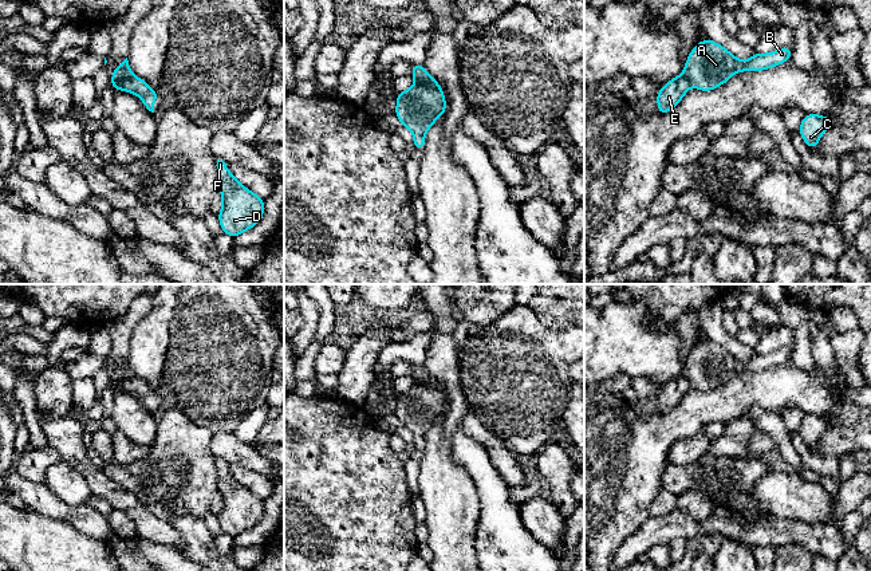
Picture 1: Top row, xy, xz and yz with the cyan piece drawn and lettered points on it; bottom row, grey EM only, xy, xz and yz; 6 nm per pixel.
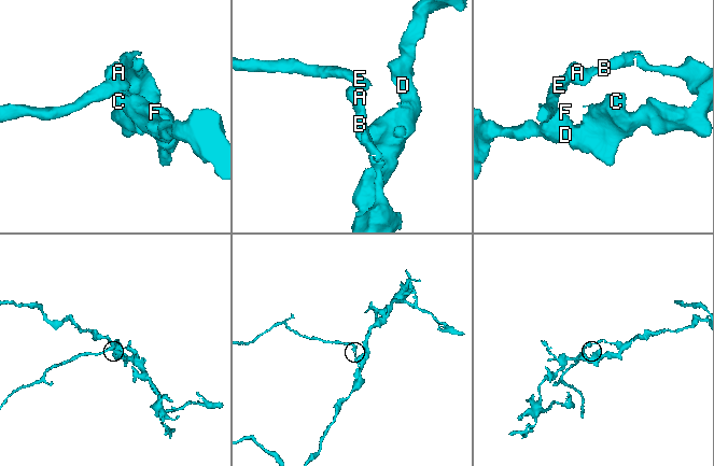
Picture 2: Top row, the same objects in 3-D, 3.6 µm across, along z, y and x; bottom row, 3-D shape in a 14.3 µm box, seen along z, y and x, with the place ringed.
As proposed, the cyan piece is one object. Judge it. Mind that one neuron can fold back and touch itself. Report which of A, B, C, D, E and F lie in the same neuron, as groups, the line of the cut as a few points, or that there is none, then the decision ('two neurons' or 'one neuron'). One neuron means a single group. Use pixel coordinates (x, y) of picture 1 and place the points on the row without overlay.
A B C D F / E; cut in xz along (417, 382), (425, 386), (434, 386), (441, 392); two neurons

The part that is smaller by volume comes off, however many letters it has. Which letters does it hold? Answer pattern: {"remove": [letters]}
{"remove": ["E"]}

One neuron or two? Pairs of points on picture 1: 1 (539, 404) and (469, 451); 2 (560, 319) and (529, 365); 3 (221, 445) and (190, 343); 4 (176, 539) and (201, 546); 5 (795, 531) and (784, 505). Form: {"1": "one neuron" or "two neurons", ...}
{"1": "two neurons", "2": "two neurons", "3": "one neuron", "4": "two neurons", "5": "two neurons"}

